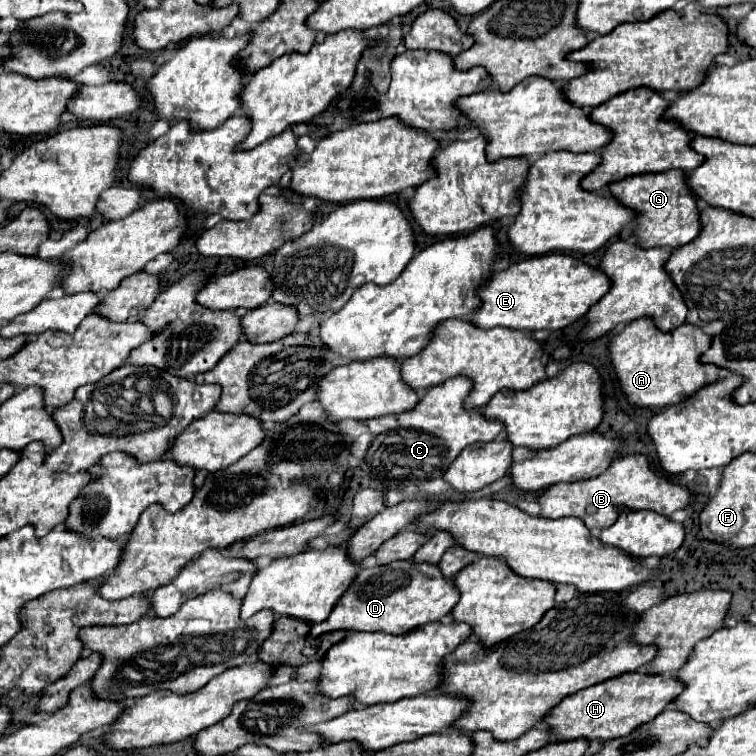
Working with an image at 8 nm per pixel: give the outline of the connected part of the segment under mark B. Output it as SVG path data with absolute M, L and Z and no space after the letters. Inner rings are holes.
M617 456L611 460L609 468L585 482L575 482L569 486L551 486L539 496L541 518L563 518L563 516L577 516L585 522L587 528L609 528L621 514L621 510L653 510L663 516L671 516L675 510L685 508L693 502L693 494L669 482L667 478L655 474L645 456Z

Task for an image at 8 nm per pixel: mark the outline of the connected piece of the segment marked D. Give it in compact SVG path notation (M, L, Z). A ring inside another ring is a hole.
M401 560L401 562L391 562L385 566L363 566L355 580L351 582L351 586L345 590L345 594L337 600L337 604L333 606L331 614L327 620L323 620L319 626L313 628L313 632L319 628L319 632L315 632L315 636L325 634L325 632L333 632L333 630L357 630L357 632L387 632L387 634L407 634L409 630L415 630L423 624L429 622L439 622L443 616L447 616L453 606L459 602L459 592L455 590L453 582L447 580L441 572L439 566L435 564L421 564L421 566L413 566L411 560Z

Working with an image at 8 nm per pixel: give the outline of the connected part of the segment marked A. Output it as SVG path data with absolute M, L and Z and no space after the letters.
M651 318L633 320L619 334L615 334L607 346L607 356L621 386L625 400L631 406L641 408L663 408L683 402L693 390L713 382L719 376L715 366L701 366L697 354L709 348L709 336L699 326L683 324L673 332L663 334L653 326Z

